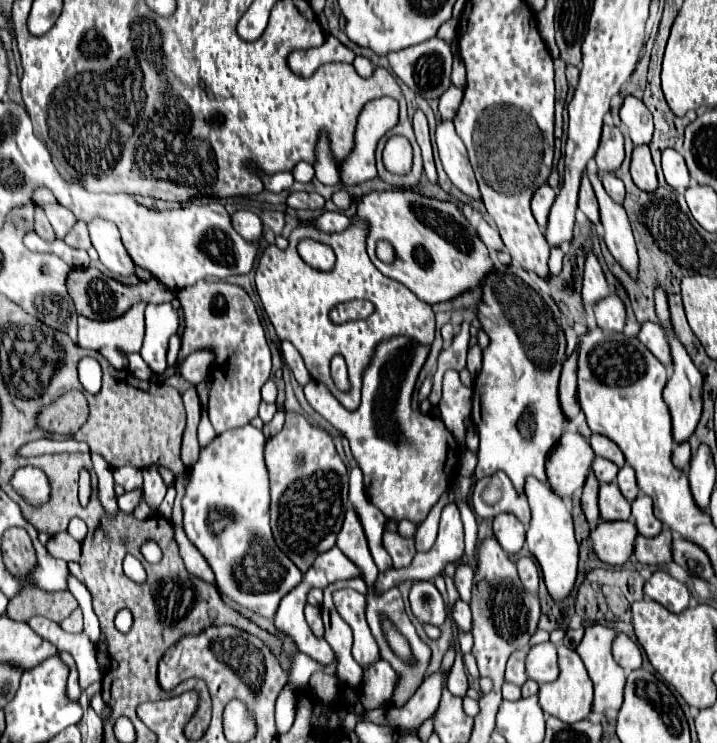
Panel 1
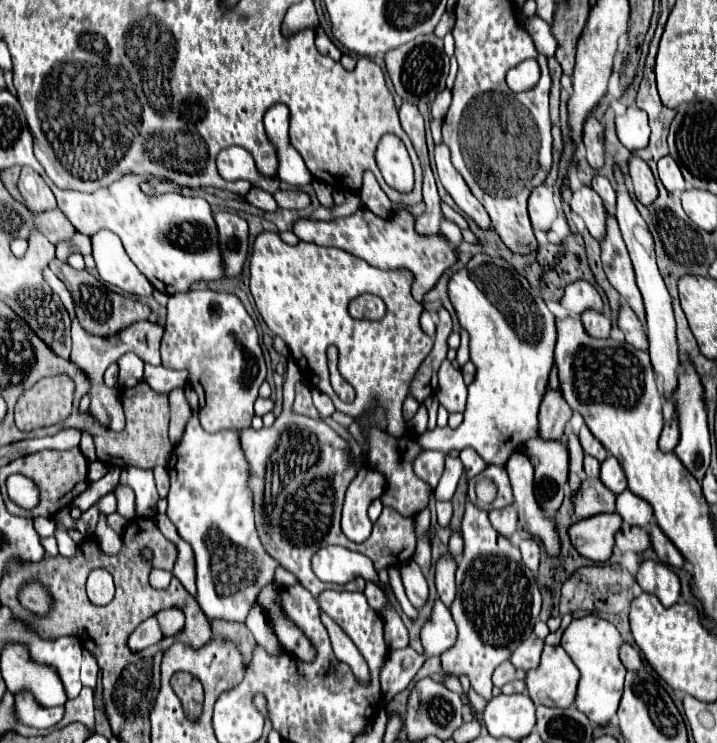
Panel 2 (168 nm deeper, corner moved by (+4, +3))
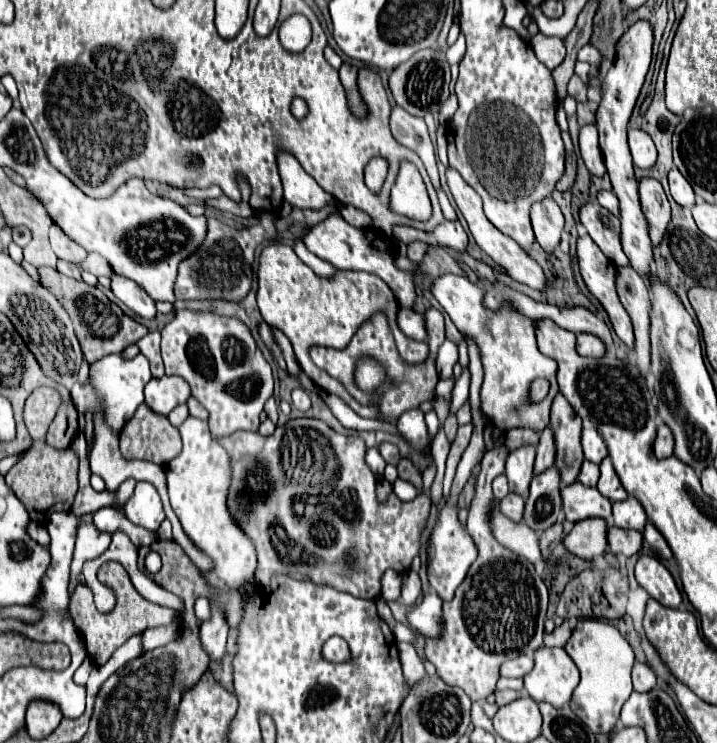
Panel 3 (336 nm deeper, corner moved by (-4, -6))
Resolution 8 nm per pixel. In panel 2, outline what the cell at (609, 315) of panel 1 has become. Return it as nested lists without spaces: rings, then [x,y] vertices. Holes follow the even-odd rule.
[[[587,309],[581,317],[585,331],[591,337],[609,337],[611,333],[611,319],[603,313],[603,311],[595,311],[595,309]]]

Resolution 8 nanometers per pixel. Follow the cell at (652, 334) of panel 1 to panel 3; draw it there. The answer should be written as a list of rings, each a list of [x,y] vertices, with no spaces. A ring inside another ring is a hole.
[[[587,234],[577,238],[577,260],[589,294],[605,308],[615,334],[629,348],[633,348],[633,324],[629,322],[625,308],[621,306],[615,286],[617,268],[613,266],[613,262],[609,262],[609,258],[605,258],[605,254]]]

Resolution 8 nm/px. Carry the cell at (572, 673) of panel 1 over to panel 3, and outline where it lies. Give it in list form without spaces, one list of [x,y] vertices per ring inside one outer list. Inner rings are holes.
[[[539,648],[535,650],[535,666],[525,674],[525,692],[537,702],[551,702],[553,706],[569,704],[573,690],[577,688],[577,668],[563,648]]]

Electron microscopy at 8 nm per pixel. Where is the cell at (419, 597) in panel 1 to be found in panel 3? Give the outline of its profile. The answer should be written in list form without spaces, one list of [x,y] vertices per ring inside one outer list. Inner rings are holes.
[[[407,572],[403,576],[403,582],[401,582],[401,598],[403,598],[403,604],[413,606],[419,596],[421,596],[421,580],[419,580],[419,576],[415,572]]]

